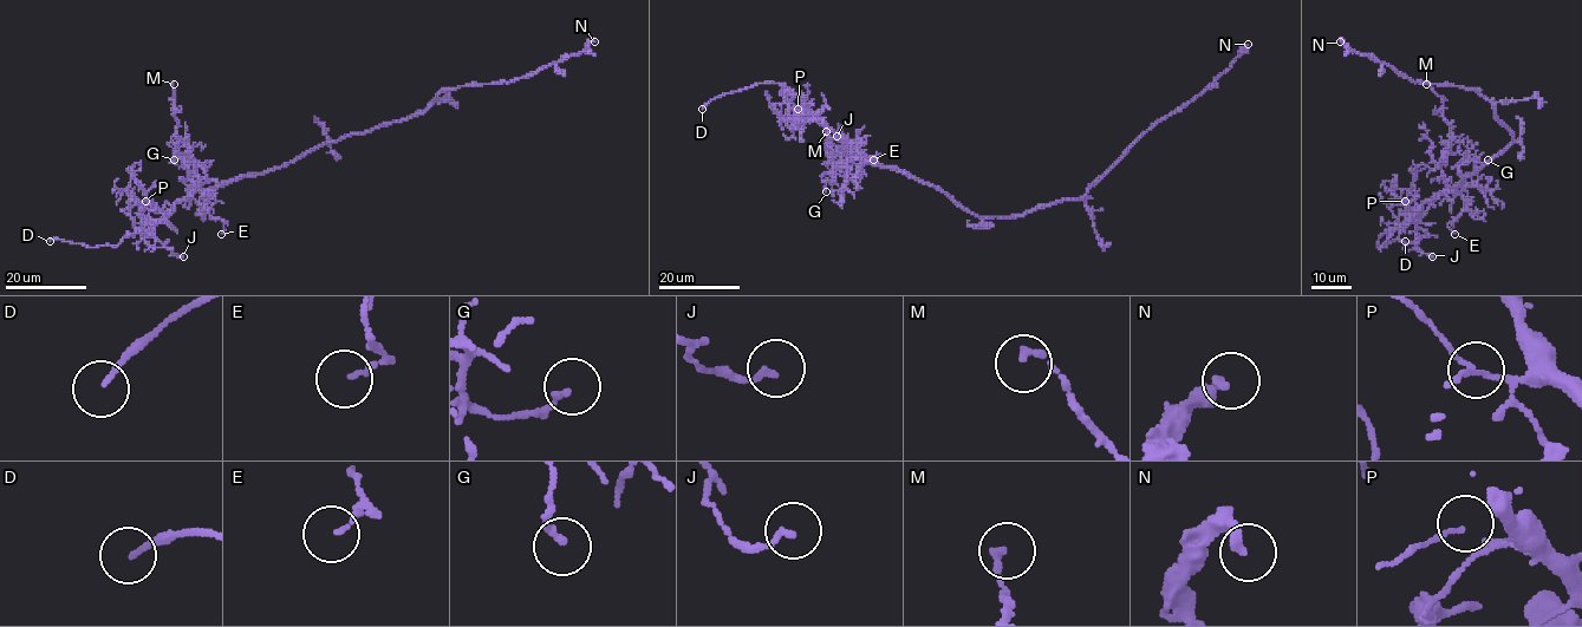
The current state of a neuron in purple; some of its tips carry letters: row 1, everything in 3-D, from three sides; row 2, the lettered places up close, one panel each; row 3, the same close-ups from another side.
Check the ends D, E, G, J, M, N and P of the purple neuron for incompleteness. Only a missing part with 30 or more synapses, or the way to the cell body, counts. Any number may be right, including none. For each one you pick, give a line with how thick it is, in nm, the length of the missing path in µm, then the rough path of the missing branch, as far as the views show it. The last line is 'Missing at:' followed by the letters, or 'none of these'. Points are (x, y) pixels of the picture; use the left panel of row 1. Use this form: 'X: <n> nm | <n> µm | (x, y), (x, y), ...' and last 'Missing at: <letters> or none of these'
D: 120 nm | 3 µm
Missing at: D

